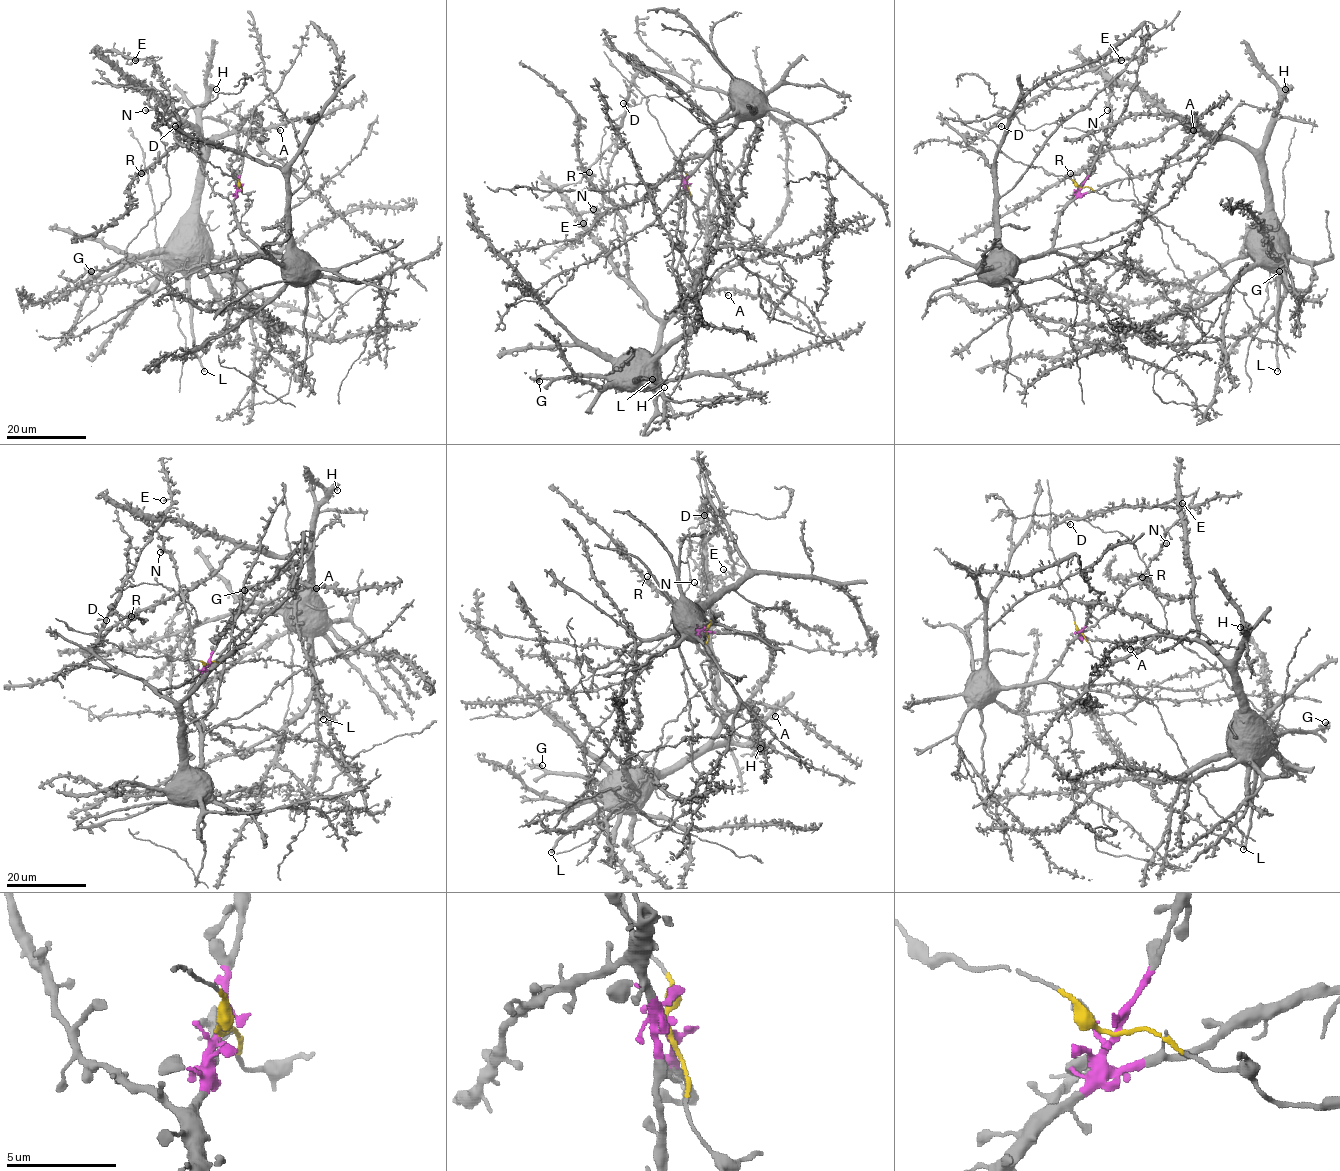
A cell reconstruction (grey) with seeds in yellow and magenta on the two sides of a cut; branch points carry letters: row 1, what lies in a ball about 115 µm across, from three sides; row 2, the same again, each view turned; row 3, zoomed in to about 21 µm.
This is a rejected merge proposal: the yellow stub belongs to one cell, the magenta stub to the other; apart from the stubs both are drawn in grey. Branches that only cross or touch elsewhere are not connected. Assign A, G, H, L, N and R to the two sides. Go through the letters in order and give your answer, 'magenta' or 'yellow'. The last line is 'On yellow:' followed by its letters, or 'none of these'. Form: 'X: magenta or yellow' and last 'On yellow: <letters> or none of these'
A: yellow
G: yellow
H: yellow
L: yellow
N: magenta
R: yellow
On yellow: A, G, H, L, R

